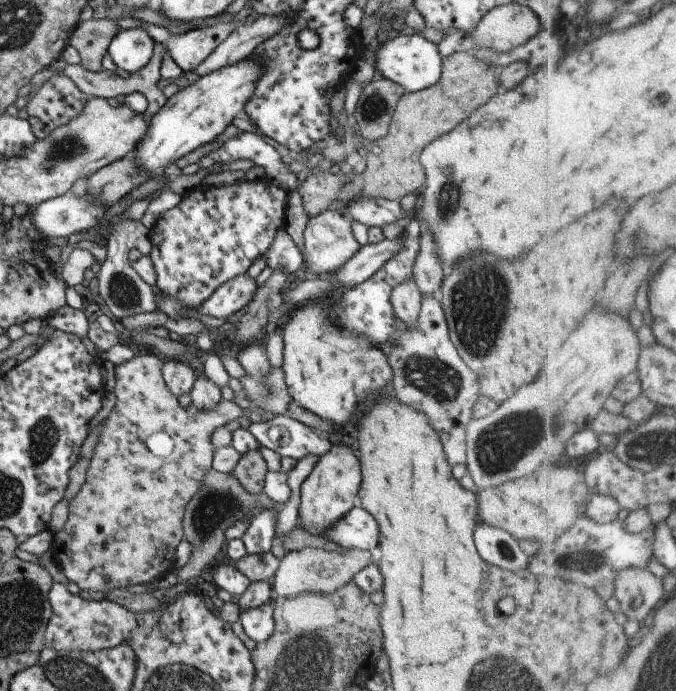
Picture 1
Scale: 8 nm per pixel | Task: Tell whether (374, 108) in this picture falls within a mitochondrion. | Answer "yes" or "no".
yes

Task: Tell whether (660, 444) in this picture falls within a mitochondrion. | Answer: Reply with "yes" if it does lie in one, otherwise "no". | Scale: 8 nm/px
yes

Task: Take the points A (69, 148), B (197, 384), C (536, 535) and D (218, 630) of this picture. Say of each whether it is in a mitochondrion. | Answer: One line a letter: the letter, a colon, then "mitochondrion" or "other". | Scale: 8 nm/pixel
A: mitochondrion
B: other
C: other
D: other

